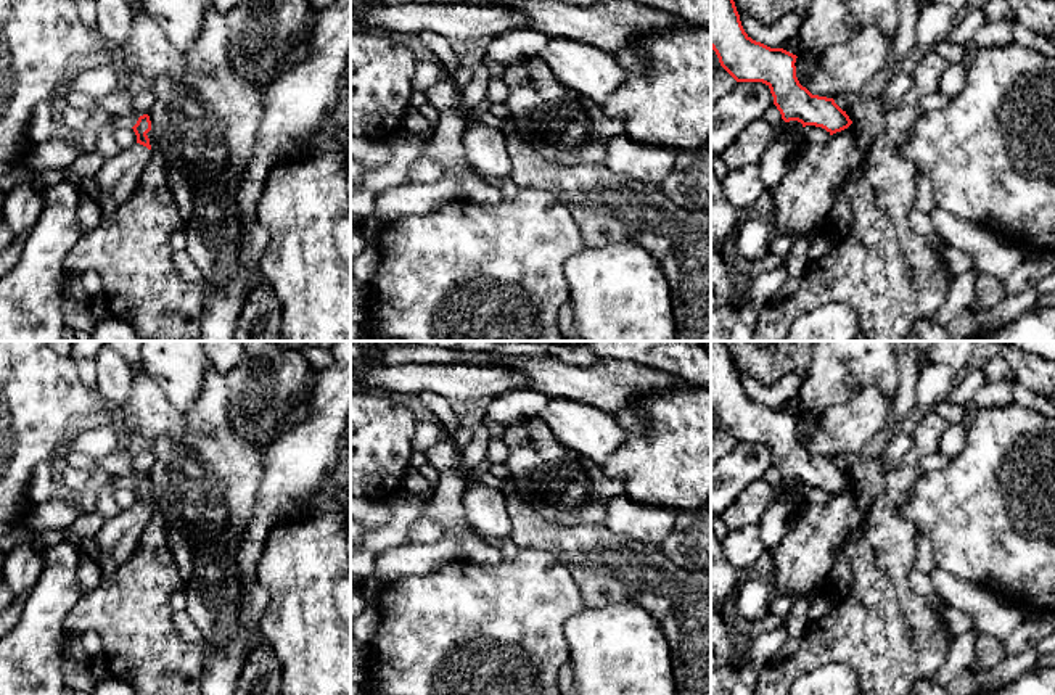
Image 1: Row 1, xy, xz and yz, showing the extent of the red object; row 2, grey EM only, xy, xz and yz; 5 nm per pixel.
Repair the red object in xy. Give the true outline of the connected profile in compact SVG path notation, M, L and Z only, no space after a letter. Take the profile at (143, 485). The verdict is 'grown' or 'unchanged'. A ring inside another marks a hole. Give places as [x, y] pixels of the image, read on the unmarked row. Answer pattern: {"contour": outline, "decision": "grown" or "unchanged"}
{"contour": "M140 476L132 489L137 496L137 504L127 510L121 510L114 518L106 520L95 537L98 544L98 561L106 576L117 570L137 549L151 520L151 505L146 496L151 491L150 476Z", "decision": "grown"}

